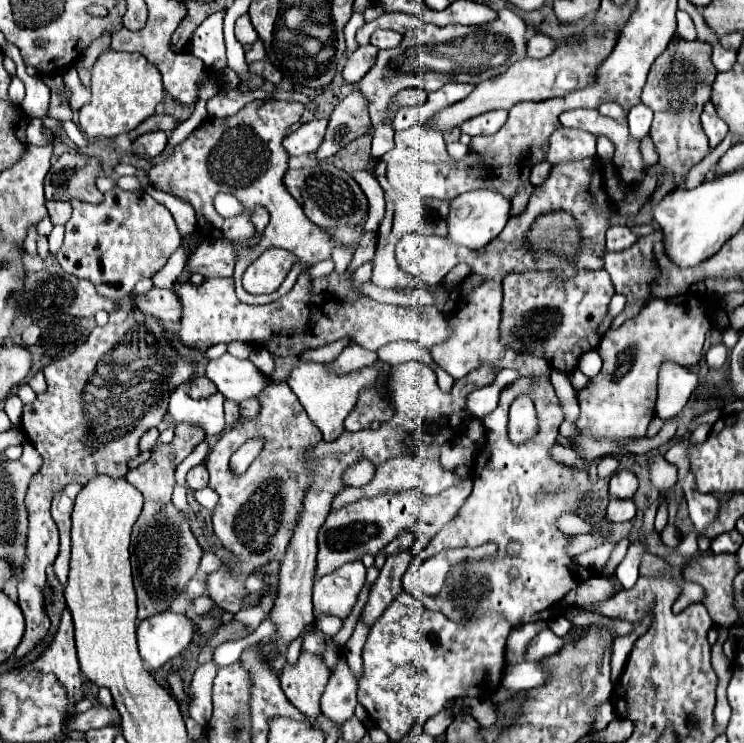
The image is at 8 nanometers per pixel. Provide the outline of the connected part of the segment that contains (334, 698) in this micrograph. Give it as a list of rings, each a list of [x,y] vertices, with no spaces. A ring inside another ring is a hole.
[[[340,662],[338,668],[330,674],[328,688],[324,690],[324,696],[320,700],[324,716],[328,716],[336,726],[342,726],[346,720],[350,720],[358,704],[356,690],[358,690],[356,678],[352,676],[348,664]]]

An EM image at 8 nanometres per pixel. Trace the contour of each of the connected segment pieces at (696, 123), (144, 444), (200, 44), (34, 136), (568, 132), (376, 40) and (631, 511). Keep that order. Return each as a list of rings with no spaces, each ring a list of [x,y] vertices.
[[[672,38],[668,48],[652,64],[648,82],[642,90],[642,102],[654,110],[650,136],[658,152],[658,164],[662,166],[658,186],[664,182],[666,174],[672,174],[674,188],[682,188],[690,168],[710,154],[708,138],[700,126],[700,114],[710,102],[716,74],[718,70],[712,64],[712,46],[700,40],[686,42]]]
[[[158,428],[148,430],[148,432],[142,436],[142,440],[140,440],[140,450],[152,450],[152,448],[156,446],[156,442],[158,442],[158,436],[160,436]]]
[[[224,12],[208,16],[194,32],[190,40],[190,52],[198,56],[210,70],[226,68],[226,48],[224,48]]]
[[[32,118],[26,130],[26,142],[28,144],[44,144],[44,134],[42,134],[42,120]]]
[[[560,126],[548,140],[546,160],[550,164],[558,164],[562,160],[570,162],[596,156],[596,140],[598,140],[596,134]]]
[[[376,30],[370,38],[370,44],[376,48],[396,48],[402,42],[402,34],[394,30]]]
[[[612,498],[606,508],[608,522],[628,522],[636,516],[636,506],[632,500],[616,500]]]

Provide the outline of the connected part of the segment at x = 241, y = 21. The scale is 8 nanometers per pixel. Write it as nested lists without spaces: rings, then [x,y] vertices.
[[[244,14],[244,16],[240,16],[236,20],[236,38],[238,38],[240,44],[254,44],[256,42],[258,34],[256,34],[256,30],[254,30],[248,14]]]

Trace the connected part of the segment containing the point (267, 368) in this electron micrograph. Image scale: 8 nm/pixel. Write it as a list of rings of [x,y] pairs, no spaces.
[[[250,352],[250,362],[262,370],[266,376],[272,376],[274,372],[274,358],[270,352]]]

